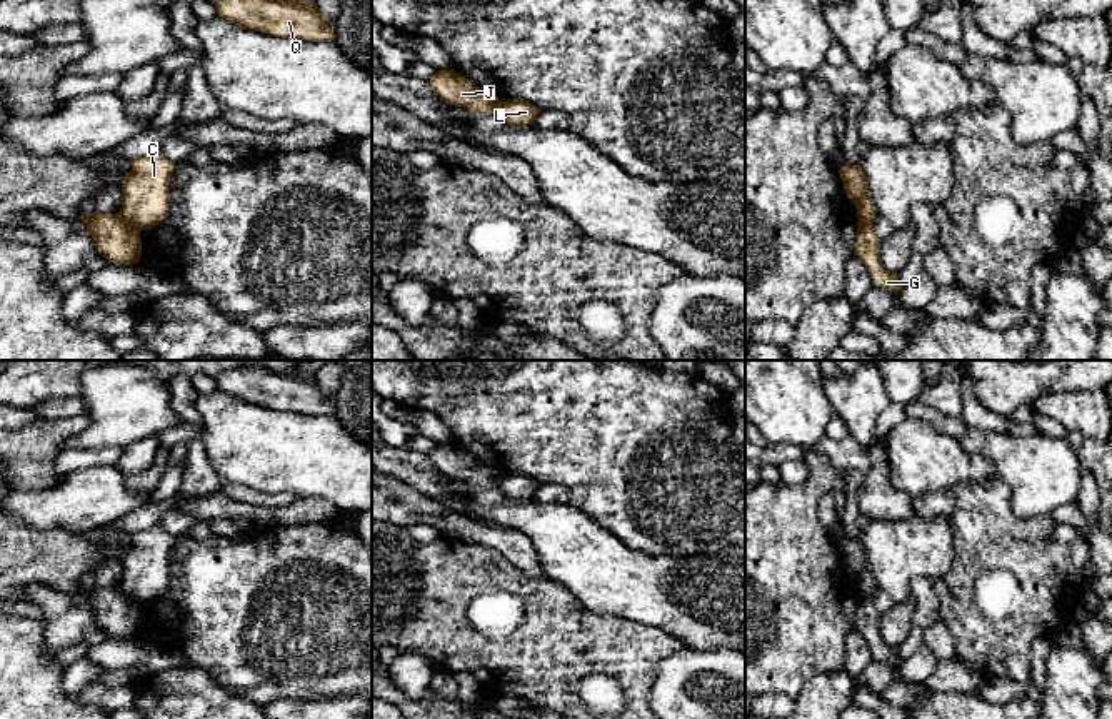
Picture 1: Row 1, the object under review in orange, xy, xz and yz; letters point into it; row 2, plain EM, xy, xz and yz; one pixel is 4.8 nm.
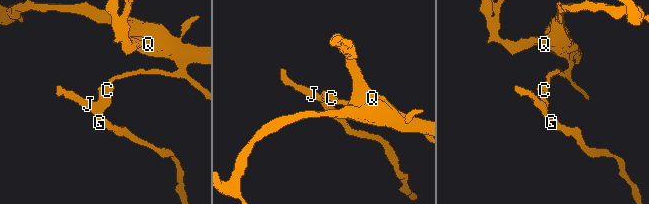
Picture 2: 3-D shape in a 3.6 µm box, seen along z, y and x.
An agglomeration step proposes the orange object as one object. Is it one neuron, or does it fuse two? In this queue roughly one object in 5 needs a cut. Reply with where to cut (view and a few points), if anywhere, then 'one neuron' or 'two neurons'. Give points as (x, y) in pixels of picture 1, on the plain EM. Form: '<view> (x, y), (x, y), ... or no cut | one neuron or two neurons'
xy (119, 586), (139, 606) | two neurons

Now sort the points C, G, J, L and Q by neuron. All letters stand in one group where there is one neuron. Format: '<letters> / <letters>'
C L Q / G J

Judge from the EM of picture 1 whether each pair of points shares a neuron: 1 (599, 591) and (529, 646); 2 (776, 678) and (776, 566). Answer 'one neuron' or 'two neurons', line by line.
1: two neurons
2: one neuron

